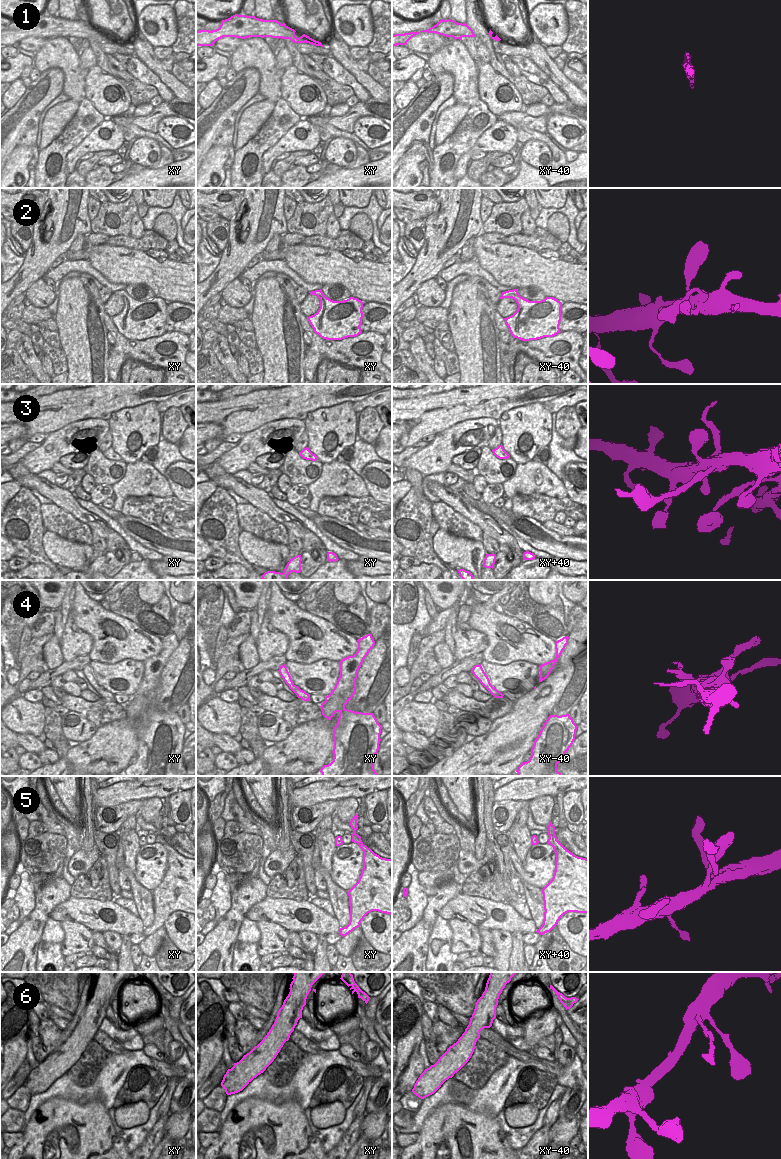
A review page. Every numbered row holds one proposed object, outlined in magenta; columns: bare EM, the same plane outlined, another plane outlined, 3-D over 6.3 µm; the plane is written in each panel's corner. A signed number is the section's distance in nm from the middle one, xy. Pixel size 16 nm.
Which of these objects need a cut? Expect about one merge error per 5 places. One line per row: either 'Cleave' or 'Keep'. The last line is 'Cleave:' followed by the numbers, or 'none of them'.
1: Keep
2: Keep
3: Cleave
4: Cleave
5: Keep
6: Keep
Cleave: 3, 4

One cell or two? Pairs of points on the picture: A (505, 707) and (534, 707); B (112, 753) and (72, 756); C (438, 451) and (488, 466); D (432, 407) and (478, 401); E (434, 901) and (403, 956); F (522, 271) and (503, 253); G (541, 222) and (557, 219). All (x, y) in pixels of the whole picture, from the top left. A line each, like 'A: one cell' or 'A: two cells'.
A: two cells
B: one cell
C: two cells
D: one cell
E: one cell
F: one cell
G: two cells

